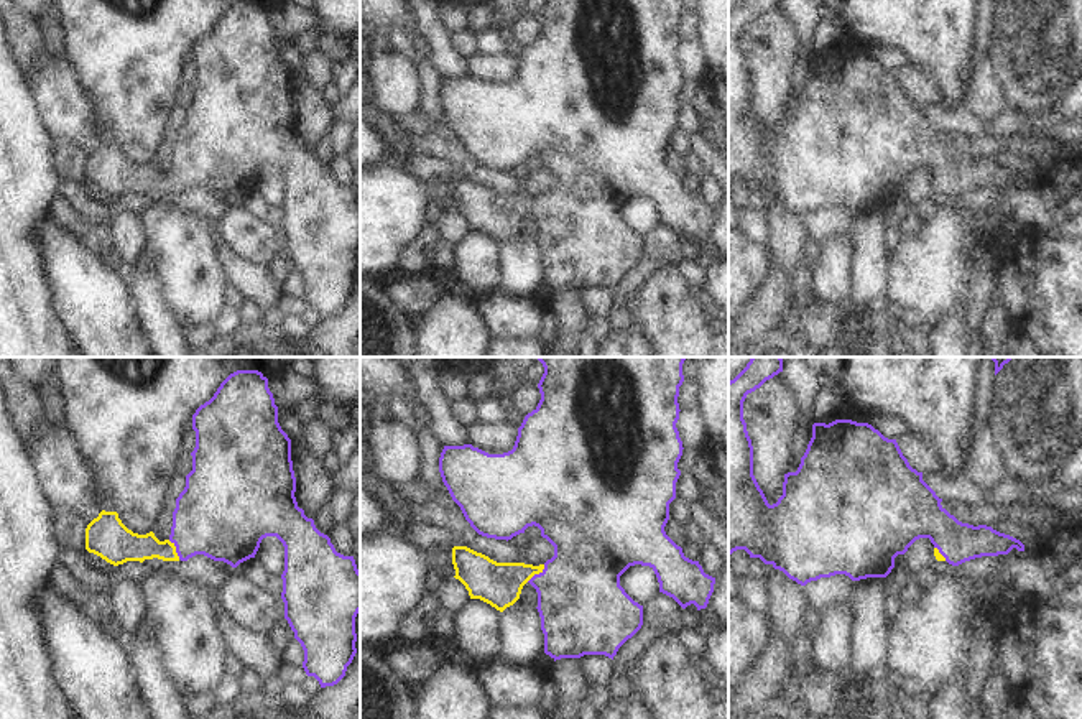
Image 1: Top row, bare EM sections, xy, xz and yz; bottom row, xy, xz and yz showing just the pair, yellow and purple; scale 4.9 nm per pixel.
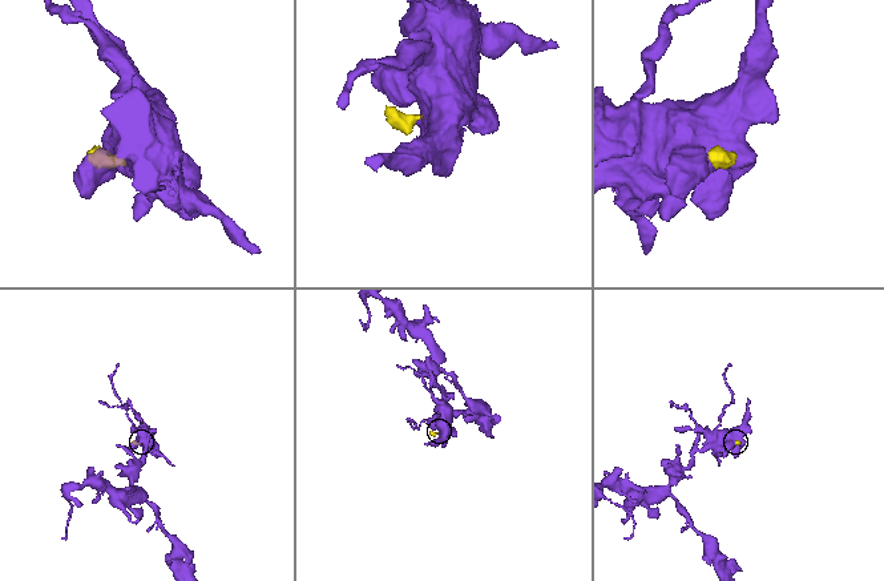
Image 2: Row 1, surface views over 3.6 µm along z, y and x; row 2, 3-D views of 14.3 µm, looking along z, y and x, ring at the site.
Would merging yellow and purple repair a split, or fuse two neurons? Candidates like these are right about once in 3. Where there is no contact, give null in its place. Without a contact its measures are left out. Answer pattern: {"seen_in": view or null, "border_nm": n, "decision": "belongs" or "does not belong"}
{"seen_in": "xz", "border_nm": 130, "decision": "belongs"}

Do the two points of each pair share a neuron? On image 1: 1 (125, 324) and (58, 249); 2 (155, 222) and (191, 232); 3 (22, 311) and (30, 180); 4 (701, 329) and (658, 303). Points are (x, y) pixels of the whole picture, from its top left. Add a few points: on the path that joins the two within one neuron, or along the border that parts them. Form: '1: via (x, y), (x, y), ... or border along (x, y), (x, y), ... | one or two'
1: via (107, 306), (69, 267) | one
2: via (163, 227), (168, 232), (183, 232) | one
3: via (18, 278), (18, 213) | one
4: via (691, 329), (684, 329), (668, 313) | one

